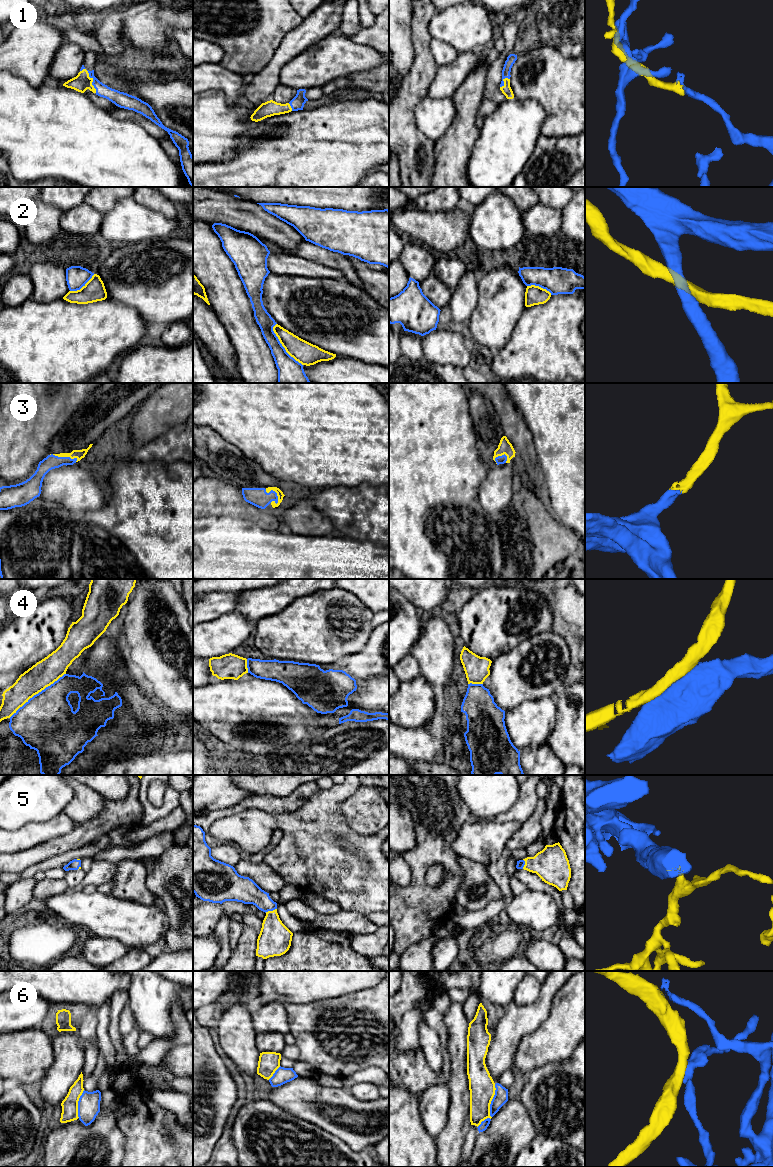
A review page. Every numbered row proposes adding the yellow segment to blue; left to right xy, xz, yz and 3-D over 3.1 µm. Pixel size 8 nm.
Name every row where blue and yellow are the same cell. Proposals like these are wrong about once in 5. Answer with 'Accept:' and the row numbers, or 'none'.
Accept: 1, 3, 4, 5

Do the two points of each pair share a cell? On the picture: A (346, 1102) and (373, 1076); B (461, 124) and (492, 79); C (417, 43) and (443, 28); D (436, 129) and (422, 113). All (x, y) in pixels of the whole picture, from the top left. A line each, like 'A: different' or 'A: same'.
A: different
B: different
C: different
D: same

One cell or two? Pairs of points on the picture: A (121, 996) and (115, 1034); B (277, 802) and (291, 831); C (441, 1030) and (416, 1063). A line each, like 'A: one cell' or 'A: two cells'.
A: one cell
B: two cells
C: one cell

